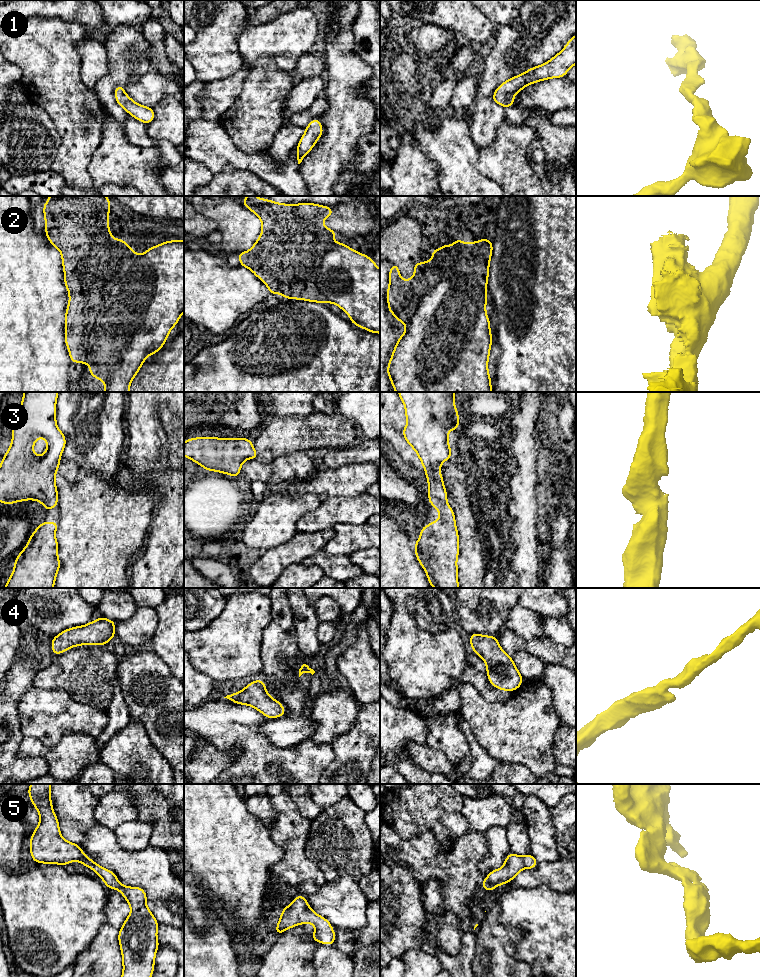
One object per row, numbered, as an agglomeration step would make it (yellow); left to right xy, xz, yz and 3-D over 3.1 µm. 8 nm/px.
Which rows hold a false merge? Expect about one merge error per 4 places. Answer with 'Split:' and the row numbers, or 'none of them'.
Split: none of them

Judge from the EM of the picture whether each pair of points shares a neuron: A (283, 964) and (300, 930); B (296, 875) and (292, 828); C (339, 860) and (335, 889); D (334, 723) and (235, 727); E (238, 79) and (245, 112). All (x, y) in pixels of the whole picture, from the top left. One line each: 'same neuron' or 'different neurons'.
A: same neuron
B: same neuron
C: different neurons
D: different neurons
E: different neurons

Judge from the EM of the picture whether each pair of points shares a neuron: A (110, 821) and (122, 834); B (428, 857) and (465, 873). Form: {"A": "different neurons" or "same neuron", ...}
{"A": "different neurons", "B": "same neuron"}

